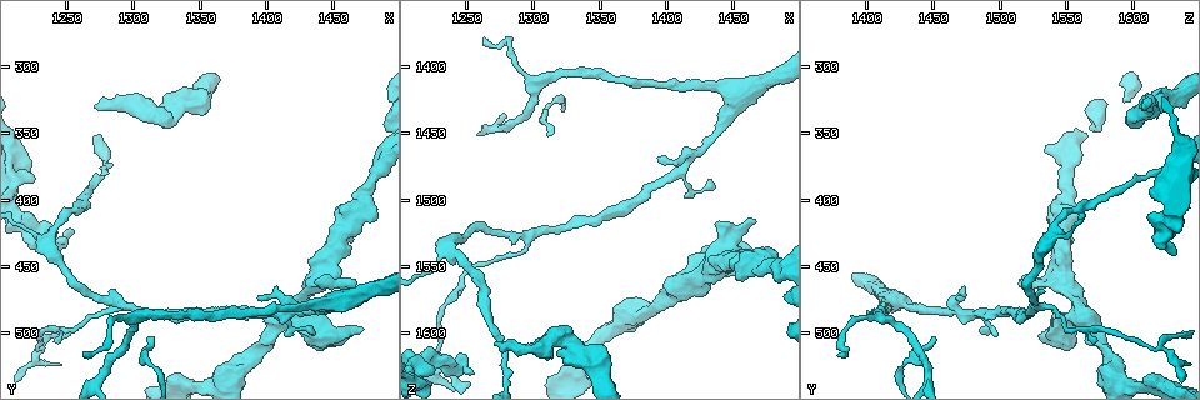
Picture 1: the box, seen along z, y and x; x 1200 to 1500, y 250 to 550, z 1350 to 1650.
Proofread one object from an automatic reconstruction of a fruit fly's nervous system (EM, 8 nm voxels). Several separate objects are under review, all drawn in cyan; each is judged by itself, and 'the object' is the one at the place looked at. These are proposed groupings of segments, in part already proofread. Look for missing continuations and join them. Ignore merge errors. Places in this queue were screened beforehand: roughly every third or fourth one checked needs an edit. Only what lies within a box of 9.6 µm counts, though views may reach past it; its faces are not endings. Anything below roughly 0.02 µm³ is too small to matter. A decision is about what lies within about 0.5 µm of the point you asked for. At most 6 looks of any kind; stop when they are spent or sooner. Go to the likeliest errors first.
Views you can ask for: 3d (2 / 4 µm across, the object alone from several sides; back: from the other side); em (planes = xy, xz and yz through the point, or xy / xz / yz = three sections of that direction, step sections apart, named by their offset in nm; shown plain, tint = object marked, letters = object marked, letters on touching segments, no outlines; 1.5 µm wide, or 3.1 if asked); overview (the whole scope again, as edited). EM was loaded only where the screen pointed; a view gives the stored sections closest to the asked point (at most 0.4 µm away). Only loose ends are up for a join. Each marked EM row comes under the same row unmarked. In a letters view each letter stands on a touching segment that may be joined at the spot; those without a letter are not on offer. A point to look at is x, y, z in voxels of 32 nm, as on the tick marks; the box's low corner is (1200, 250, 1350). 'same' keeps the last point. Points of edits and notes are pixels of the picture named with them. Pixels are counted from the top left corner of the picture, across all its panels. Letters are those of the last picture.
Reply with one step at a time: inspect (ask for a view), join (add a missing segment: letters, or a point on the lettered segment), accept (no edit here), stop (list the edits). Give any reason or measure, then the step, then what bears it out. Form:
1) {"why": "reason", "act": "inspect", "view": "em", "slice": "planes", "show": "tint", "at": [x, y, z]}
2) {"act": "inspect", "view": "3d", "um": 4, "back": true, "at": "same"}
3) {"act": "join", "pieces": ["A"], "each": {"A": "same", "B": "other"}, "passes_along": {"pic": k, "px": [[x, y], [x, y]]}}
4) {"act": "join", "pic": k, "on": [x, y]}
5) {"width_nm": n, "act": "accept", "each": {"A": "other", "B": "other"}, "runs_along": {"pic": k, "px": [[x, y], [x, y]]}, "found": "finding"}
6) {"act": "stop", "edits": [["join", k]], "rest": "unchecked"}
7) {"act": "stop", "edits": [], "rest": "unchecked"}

{"act": "inspect", "view": "3d", "um": 2, "at": [1256, 422, 1630]}

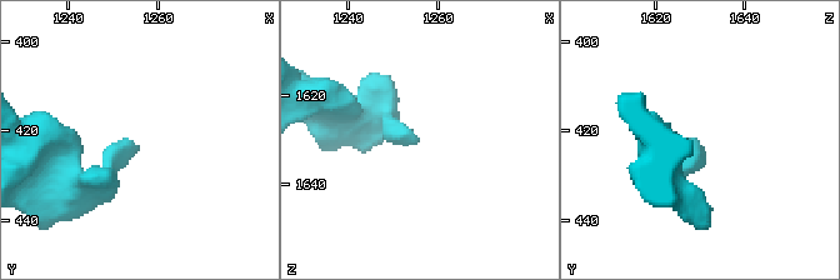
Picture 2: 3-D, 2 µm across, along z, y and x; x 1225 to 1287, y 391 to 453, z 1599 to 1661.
{"why": "shape alone is not enough", "act": "inspect", "view": "em", "slice": "xz", "step": 8, "show": "letters", "at": [1255, 423, 1629]}

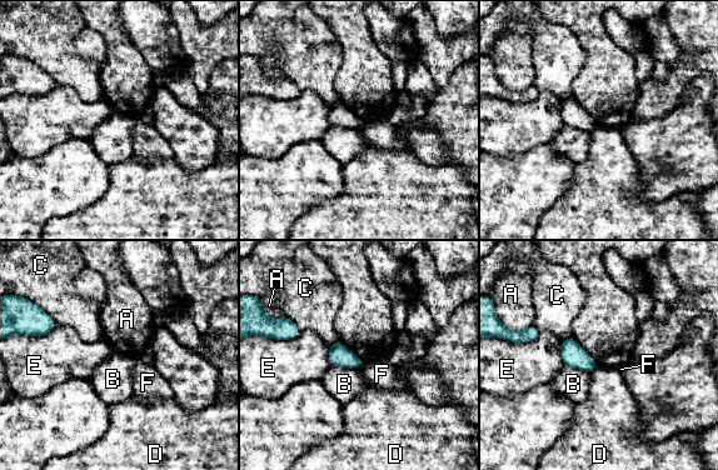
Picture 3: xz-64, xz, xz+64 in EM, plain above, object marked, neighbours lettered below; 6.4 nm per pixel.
{"why": "another direction", "act": "inspect", "view": "em", "slice": "planes", "show": "letters", "at": "same"}

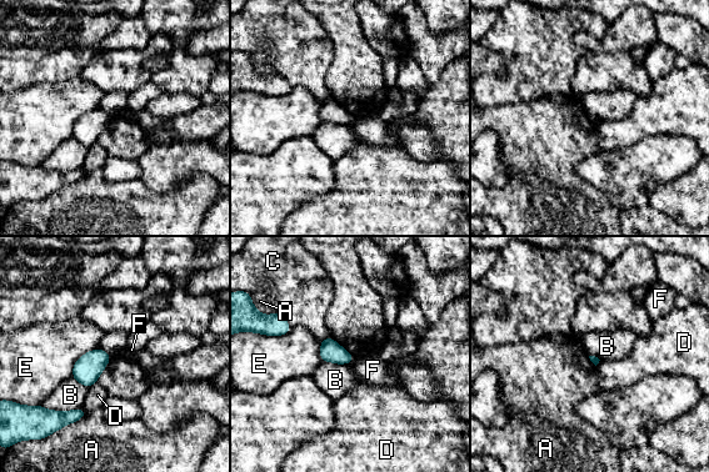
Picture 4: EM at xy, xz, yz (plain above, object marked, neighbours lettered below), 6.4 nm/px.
{"act": "accept", "each": {"A": "other", "B": "other", "C": "other", "D": "other", "E": "other", "F": "other"}, "border": {"pic": 4, "px": [[40, 405], [61, 411], [80, 406]]}, "found": "none of them fits"}

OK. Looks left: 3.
{"why": "branch stops here", "act": "inspect", "view": "3d", "um": 2, "at": [1270, 330, 1608]}

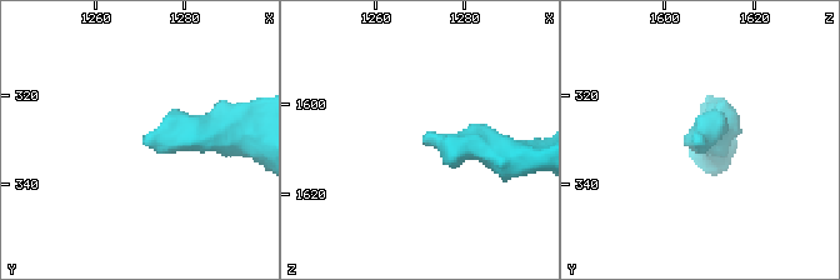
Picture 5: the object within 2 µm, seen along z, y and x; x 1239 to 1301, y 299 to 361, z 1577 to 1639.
{"act": "inspect", "view": "em", "slice": "planes", "show": "letters", "at": [1272, 329, 1607]}

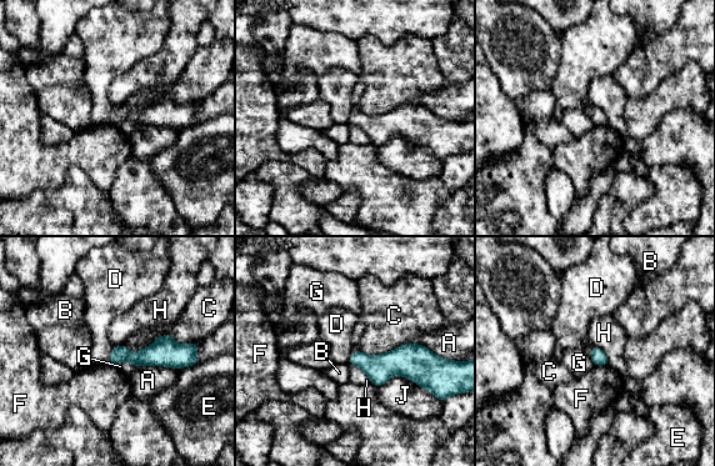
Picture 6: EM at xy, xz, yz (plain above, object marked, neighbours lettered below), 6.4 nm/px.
{"act": "accept", "each": {"A": "other", "B": "other", "C": "other", "D": "other", "E": "other", "F": "other", "G": "other", "H": "other", "J": "other"}, "runs_along": {"pic": 6, "px": [[190, 357], [144, 356], [113, 360]]}, "found": "no lettered segment goes on from it"}

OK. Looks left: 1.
{"why": "an open end", "act": "inspect", "view": "em", "slice": "planes", "show": "letters", "at": [1326, 340, 1596]}

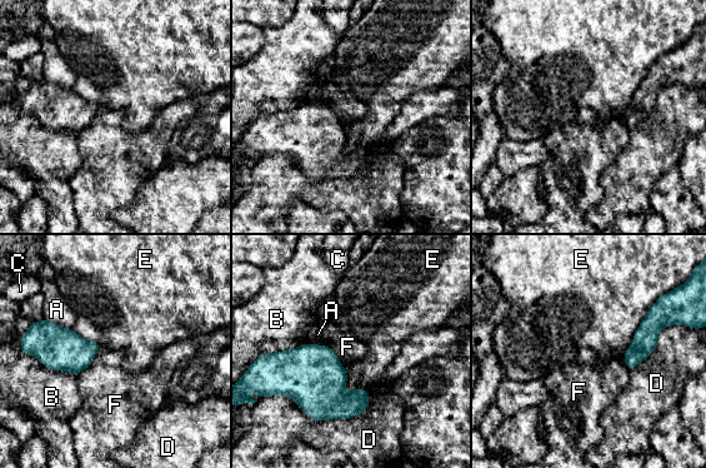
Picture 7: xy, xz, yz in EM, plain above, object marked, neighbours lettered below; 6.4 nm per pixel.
{"longest_contact_nm": ["D", 700], "act": "accept", "each": {"A": "other", "B": "other", "C": "other", "D": "other", "E": "other", "F": "other"}, "border": {"pic": 7, "px": [[100, 347], [93, 361], [75, 376]]}, "found": "none of them fits"}

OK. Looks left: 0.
{"act": "stop", "edits": [], "rest": "unchecked"}

